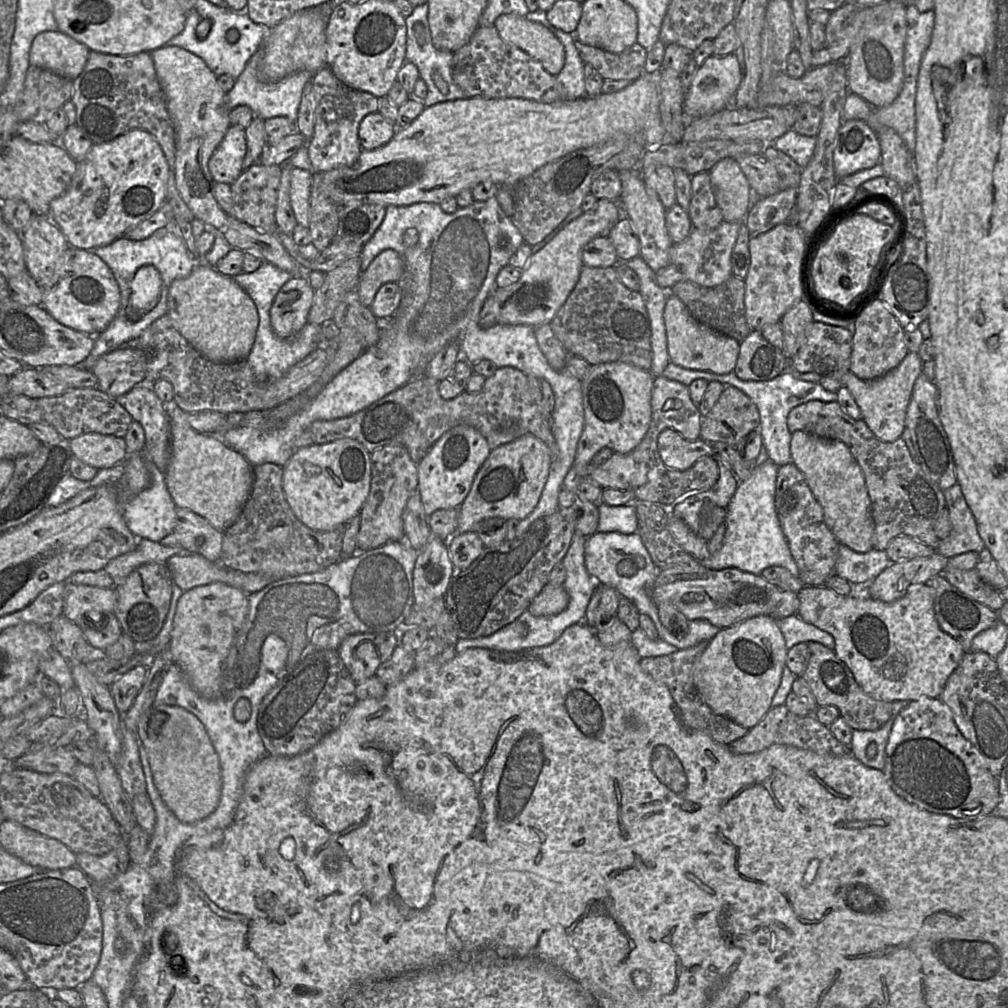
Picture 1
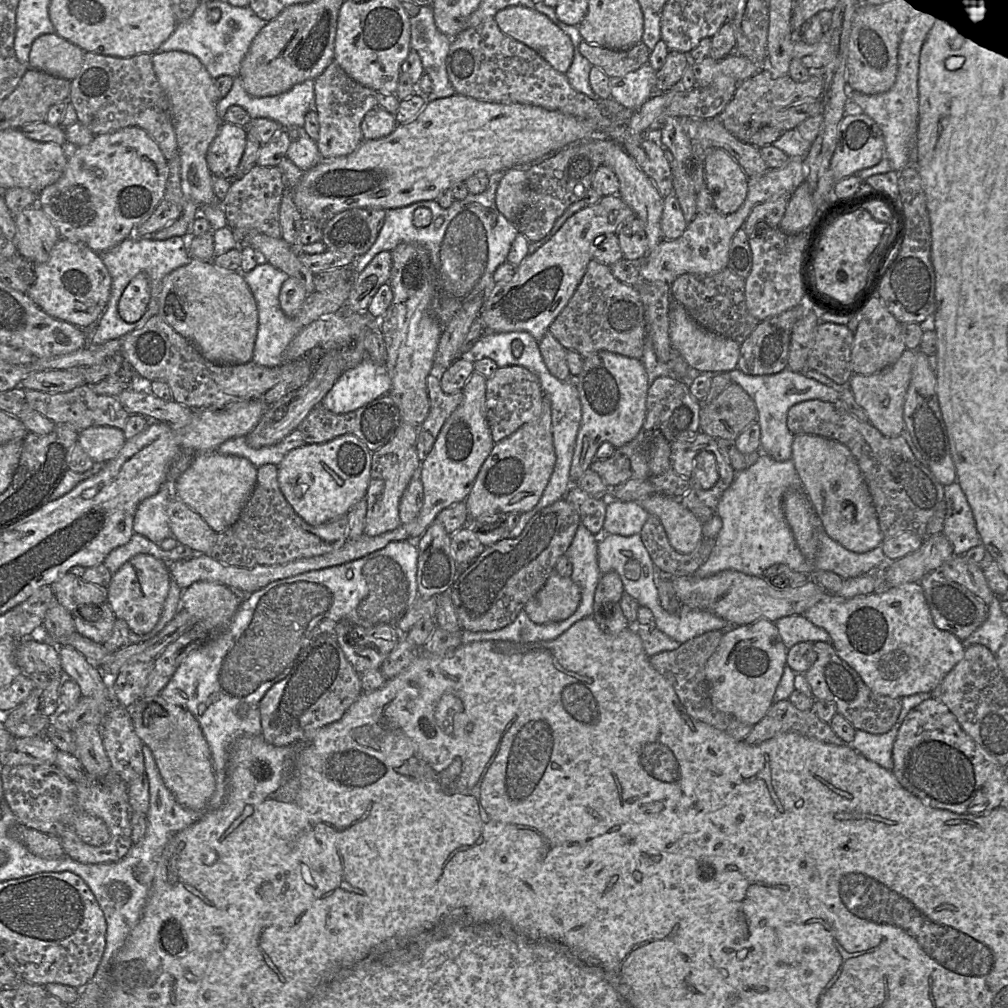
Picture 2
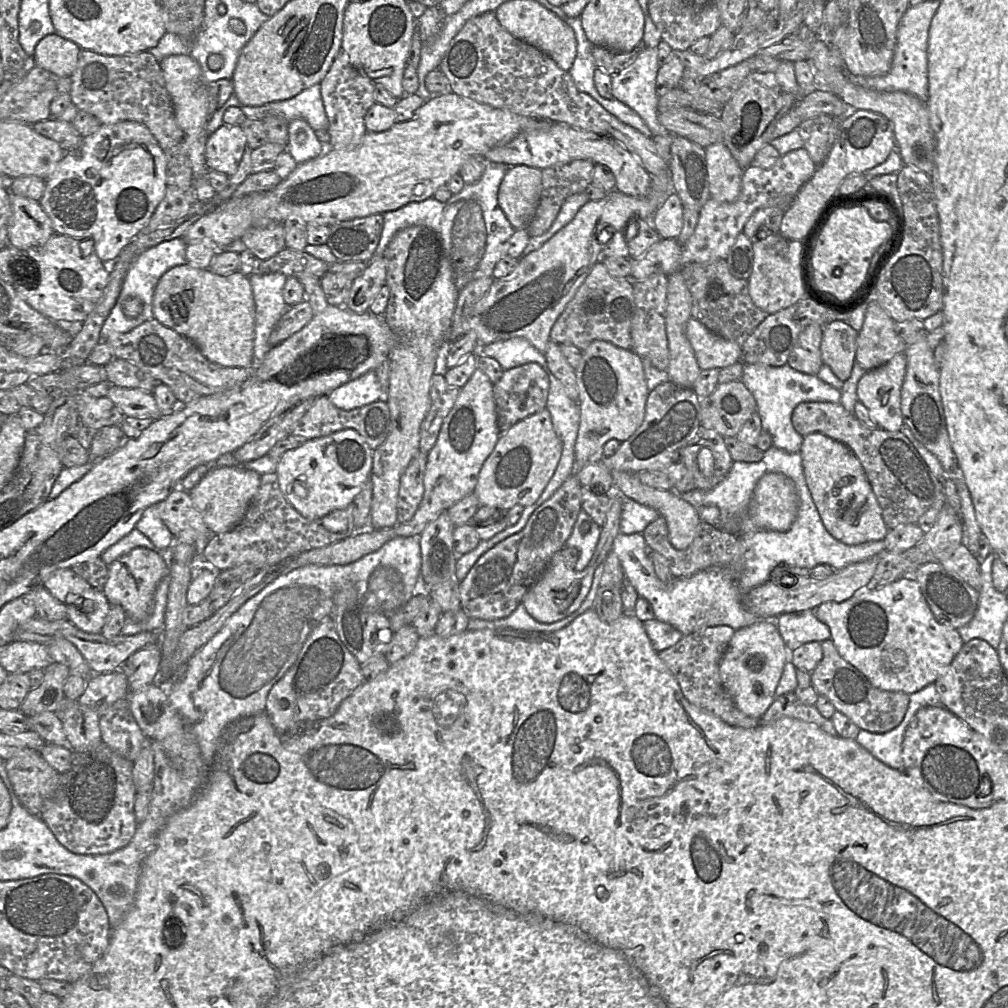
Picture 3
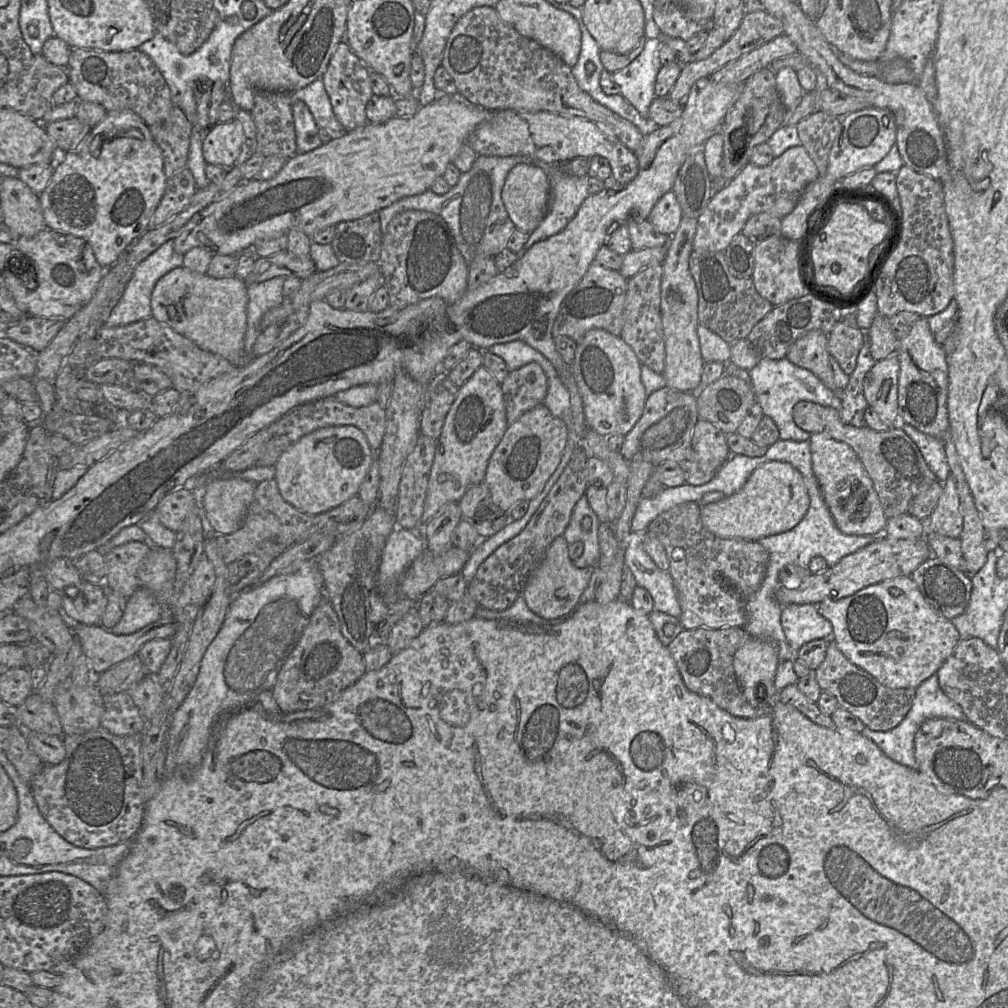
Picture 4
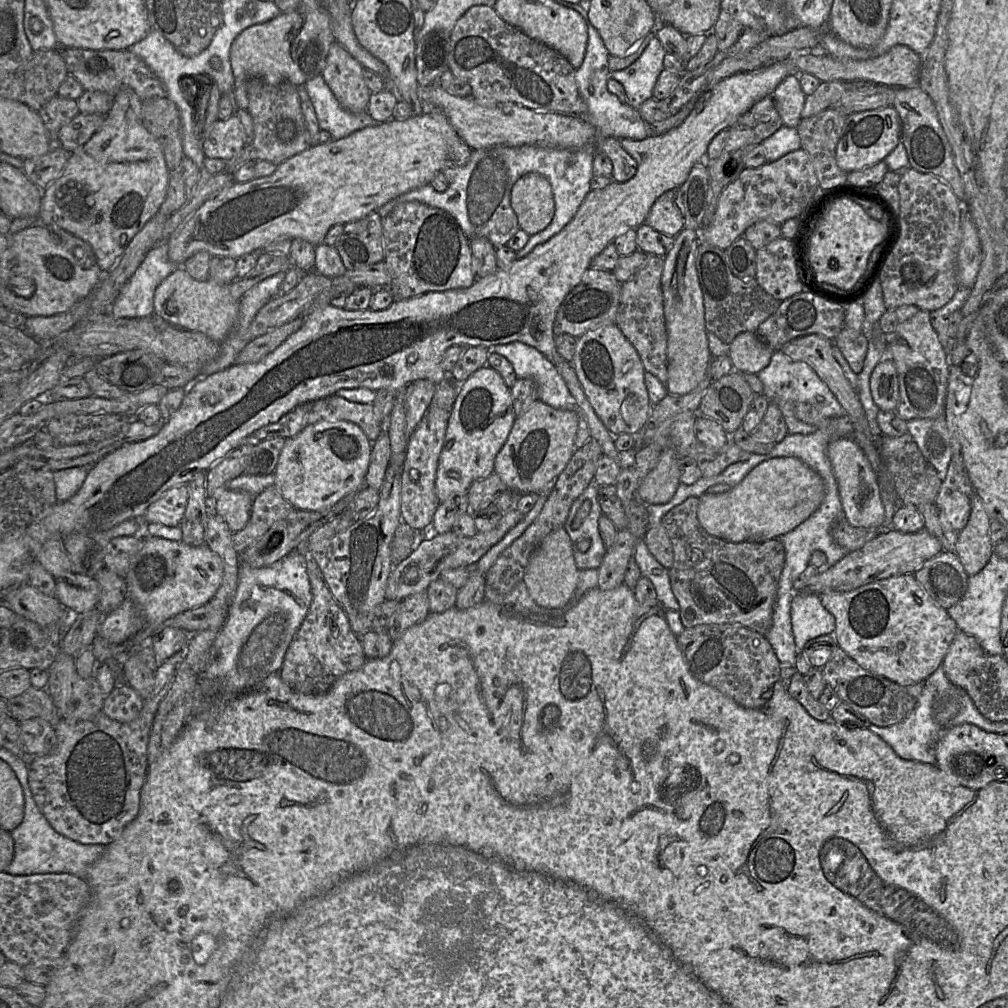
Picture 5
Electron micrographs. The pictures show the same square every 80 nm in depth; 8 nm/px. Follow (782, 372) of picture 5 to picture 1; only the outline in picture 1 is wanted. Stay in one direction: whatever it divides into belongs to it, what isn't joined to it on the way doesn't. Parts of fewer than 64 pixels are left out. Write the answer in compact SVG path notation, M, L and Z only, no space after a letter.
M669 363L662 376L669 380L678 381L689 386L696 379L705 379L708 382L718 381L725 386L734 386L745 393L757 406L760 415L759 430L762 436L762 446L765 447L769 460L777 466L792 462L790 443L792 433L788 429L787 419L790 411L808 401L819 400L823 402L837 401L837 393L830 392L819 383L799 380L794 377L791 369L768 381L744 381L734 372L728 374L715 374L709 371L691 370Z

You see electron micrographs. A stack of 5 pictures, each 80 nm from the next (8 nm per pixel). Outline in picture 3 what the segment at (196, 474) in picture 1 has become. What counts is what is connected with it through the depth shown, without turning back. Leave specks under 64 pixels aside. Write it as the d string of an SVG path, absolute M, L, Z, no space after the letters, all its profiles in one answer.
M243 465L212 466L197 485L189 491L193 504L202 514L212 534L229 532L239 524L259 489L260 478L260 474Z

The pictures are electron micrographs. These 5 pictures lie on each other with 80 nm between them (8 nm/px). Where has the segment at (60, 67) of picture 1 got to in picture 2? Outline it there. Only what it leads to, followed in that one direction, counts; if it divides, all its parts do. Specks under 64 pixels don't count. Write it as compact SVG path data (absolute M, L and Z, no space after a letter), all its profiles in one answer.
M56 33L37 37L29 55L30 68L73 80L79 73L84 51Z

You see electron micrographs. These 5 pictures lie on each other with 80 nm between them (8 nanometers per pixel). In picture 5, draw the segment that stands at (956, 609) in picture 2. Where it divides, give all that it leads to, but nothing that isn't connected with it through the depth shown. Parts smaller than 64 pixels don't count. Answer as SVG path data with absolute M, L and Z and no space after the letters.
M955 551L940 552L913 574L931 599L945 610L963 597L969 577Z

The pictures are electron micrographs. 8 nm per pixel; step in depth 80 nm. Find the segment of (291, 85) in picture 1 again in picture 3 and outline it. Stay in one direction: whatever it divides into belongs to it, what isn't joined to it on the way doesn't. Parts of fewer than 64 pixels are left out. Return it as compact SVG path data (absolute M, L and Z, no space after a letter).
M314 84L294 97L273 101L261 106L247 106L240 103L237 96L232 93L228 100L220 108L214 111L207 123L207 131L210 133L218 129L223 122L223 114L228 107L240 107L247 118L262 120L267 116L279 114L287 122L295 119L305 120L314 130L327 130L328 119L321 98L320 84Z

